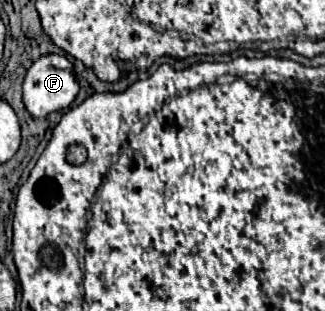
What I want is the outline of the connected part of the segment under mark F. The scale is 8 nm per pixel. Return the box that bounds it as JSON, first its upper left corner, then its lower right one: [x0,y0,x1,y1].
[23,53,79,117]

